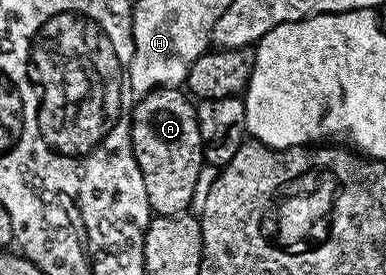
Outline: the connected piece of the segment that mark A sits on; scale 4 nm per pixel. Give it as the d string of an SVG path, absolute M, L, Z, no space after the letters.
M180 88L153 89L144 94L137 106L132 106L129 130L133 154L137 165L143 175L143 187L147 187L147 199L150 210L158 217L179 217L186 212L185 209L193 201L197 193L197 184L201 181L201 169L203 170L203 158L201 156L201 136L199 135L199 123L197 122L196 104Z

